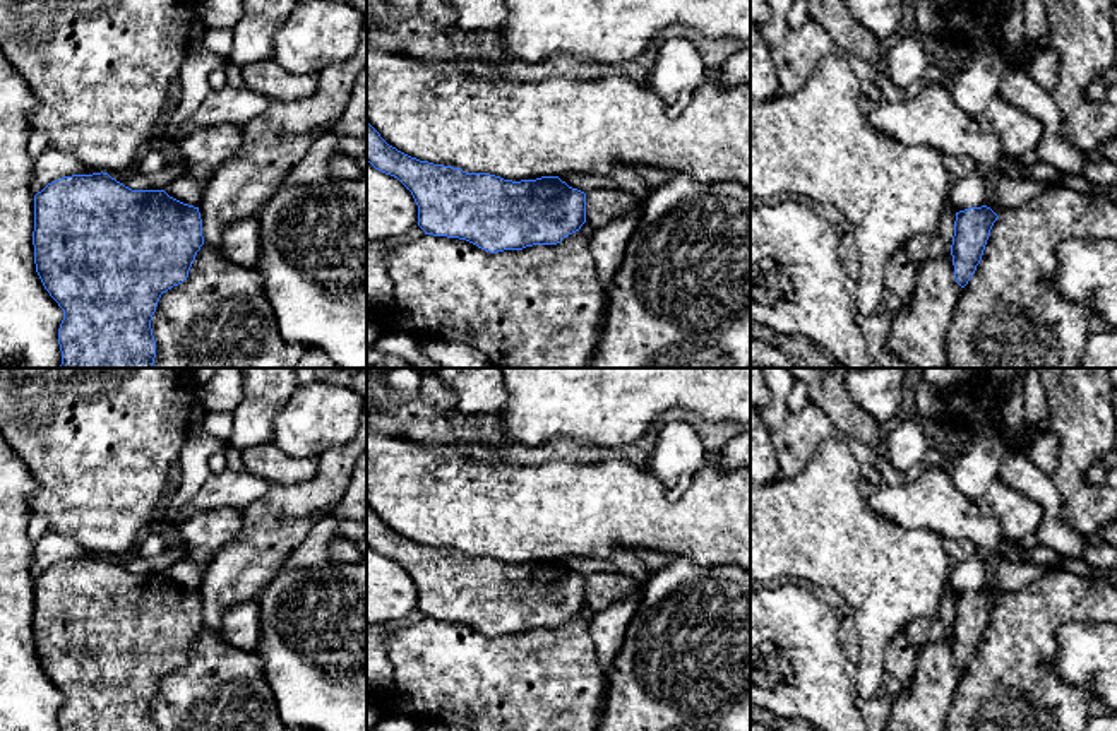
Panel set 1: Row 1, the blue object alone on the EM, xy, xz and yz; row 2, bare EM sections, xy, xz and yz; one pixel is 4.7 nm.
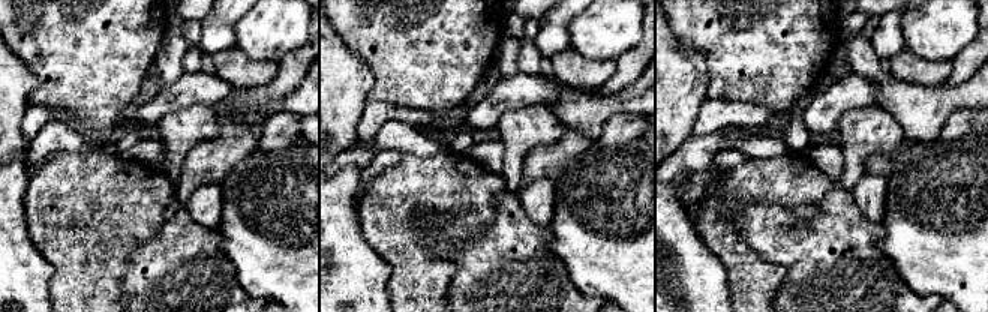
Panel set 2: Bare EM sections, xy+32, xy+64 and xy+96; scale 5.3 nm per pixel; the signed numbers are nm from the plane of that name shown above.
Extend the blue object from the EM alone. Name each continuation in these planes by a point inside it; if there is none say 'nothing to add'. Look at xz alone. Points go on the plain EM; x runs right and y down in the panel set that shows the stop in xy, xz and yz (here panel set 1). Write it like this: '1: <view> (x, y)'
nothing to add

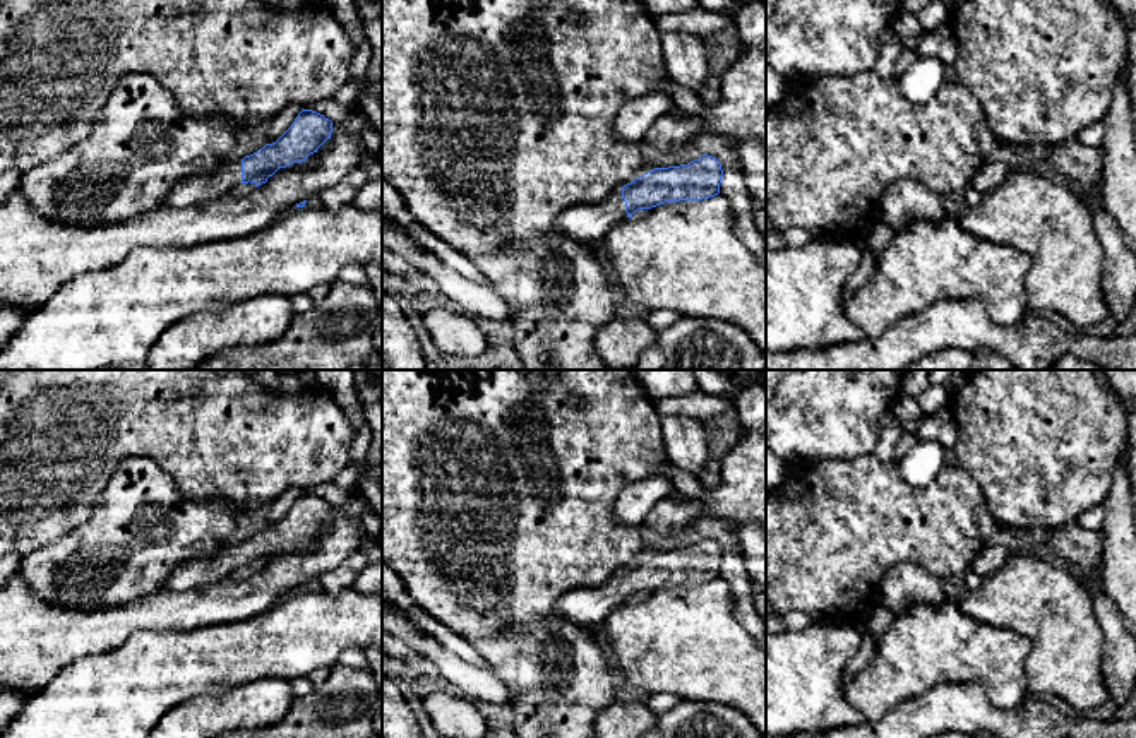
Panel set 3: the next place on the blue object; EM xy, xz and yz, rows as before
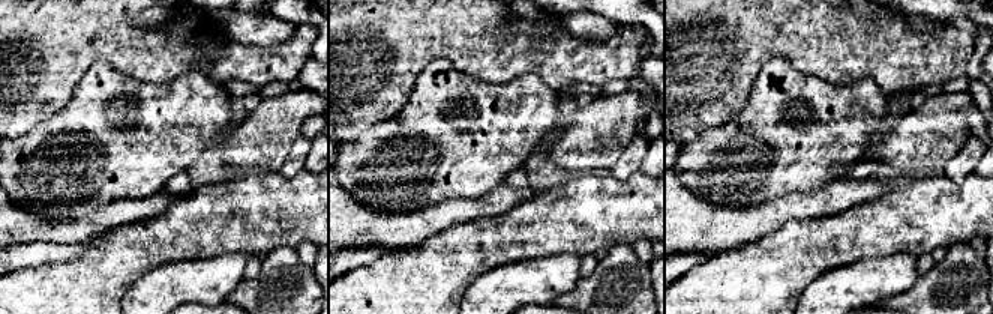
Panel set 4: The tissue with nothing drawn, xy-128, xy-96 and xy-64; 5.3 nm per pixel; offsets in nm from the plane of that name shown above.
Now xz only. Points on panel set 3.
1: xz (586, 607)

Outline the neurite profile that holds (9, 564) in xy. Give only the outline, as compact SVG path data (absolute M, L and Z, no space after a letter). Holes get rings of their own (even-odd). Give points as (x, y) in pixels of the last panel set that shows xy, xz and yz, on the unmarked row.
M7 553L0 556L0 586L5 586L12 577L19 574L22 555Z

